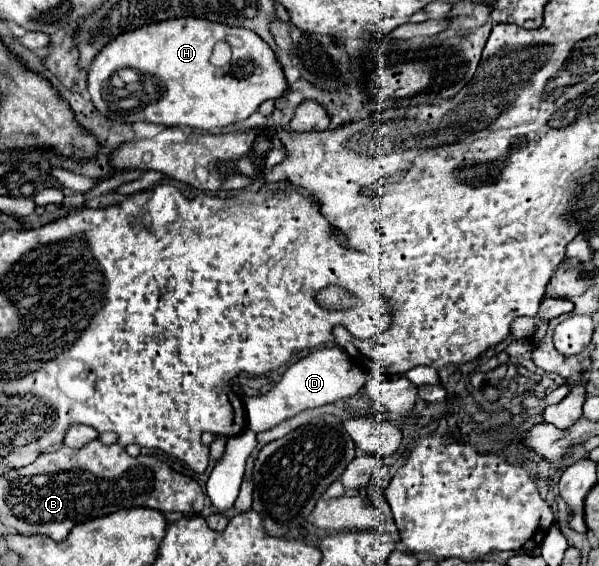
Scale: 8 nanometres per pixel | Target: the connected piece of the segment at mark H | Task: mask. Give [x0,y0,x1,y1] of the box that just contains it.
[88,18,284,132]

